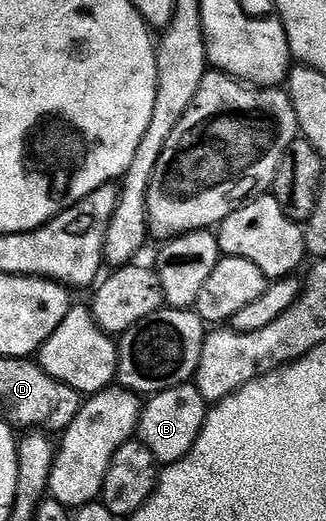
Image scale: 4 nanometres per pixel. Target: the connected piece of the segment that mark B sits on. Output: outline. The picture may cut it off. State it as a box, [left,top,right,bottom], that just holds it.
[137,383,209,467]

